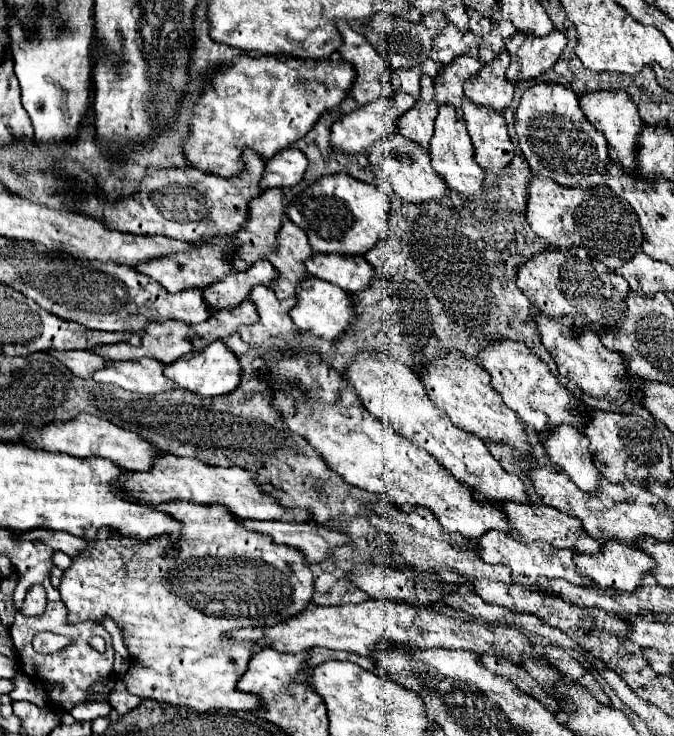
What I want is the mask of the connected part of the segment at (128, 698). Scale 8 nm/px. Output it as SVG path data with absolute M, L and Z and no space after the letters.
M117 679L115 681L115 686L111 692L109 699L110 705L119 712L119 716L127 714L129 710L133 710L141 700L139 698L133 698L127 690L125 690L125 684L123 680Z

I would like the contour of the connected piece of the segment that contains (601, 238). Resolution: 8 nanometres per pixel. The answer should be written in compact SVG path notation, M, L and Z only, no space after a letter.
M533 176L527 188L527 222L533 228L533 232L541 238L545 238L553 248L569 248L569 246L581 246L585 248L595 260L603 262L607 268L617 270L621 268L623 262L627 262L627 258L631 258L633 254L637 254L637 250L641 250L641 242L643 242L643 234L641 234L641 226L639 226L639 218L635 214L635 210L629 206L629 202L625 202L623 198L617 198L617 194L613 194L607 186L595 186L595 188L565 188L559 186L557 182L553 182L551 178L543 178L543 176Z

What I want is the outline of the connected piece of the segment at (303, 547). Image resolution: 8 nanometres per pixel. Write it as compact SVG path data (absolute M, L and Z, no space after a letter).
M241 518L235 520L251 532L271 536L275 544L283 544L299 550L309 564L325 560L337 546L343 546L347 540L345 534L305 522L279 522L279 520L259 522L259 520L241 520Z

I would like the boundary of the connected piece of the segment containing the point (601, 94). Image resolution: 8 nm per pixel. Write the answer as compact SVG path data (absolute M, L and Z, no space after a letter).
M595 90L579 96L579 106L585 118L607 138L609 142L609 156L625 166L625 170L633 172L637 168L637 136L643 130L643 120L637 112L635 102L623 90Z

